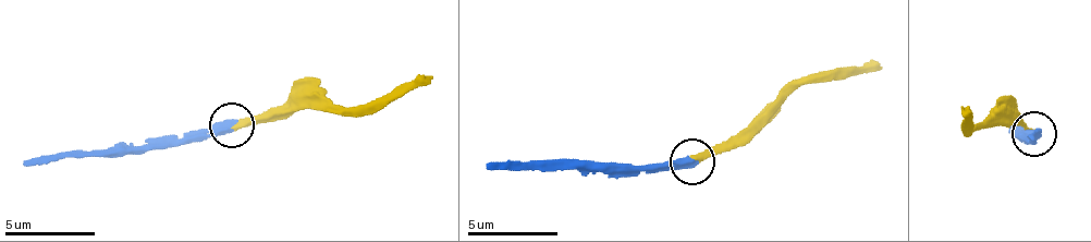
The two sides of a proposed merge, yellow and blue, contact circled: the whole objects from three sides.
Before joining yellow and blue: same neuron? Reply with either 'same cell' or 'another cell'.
same cell

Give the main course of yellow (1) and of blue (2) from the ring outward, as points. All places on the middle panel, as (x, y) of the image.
1: (693, 160), (737, 148), (794, 88), (830, 82), (880, 65)
2: (693, 160), (512, 168), (486, 166)

